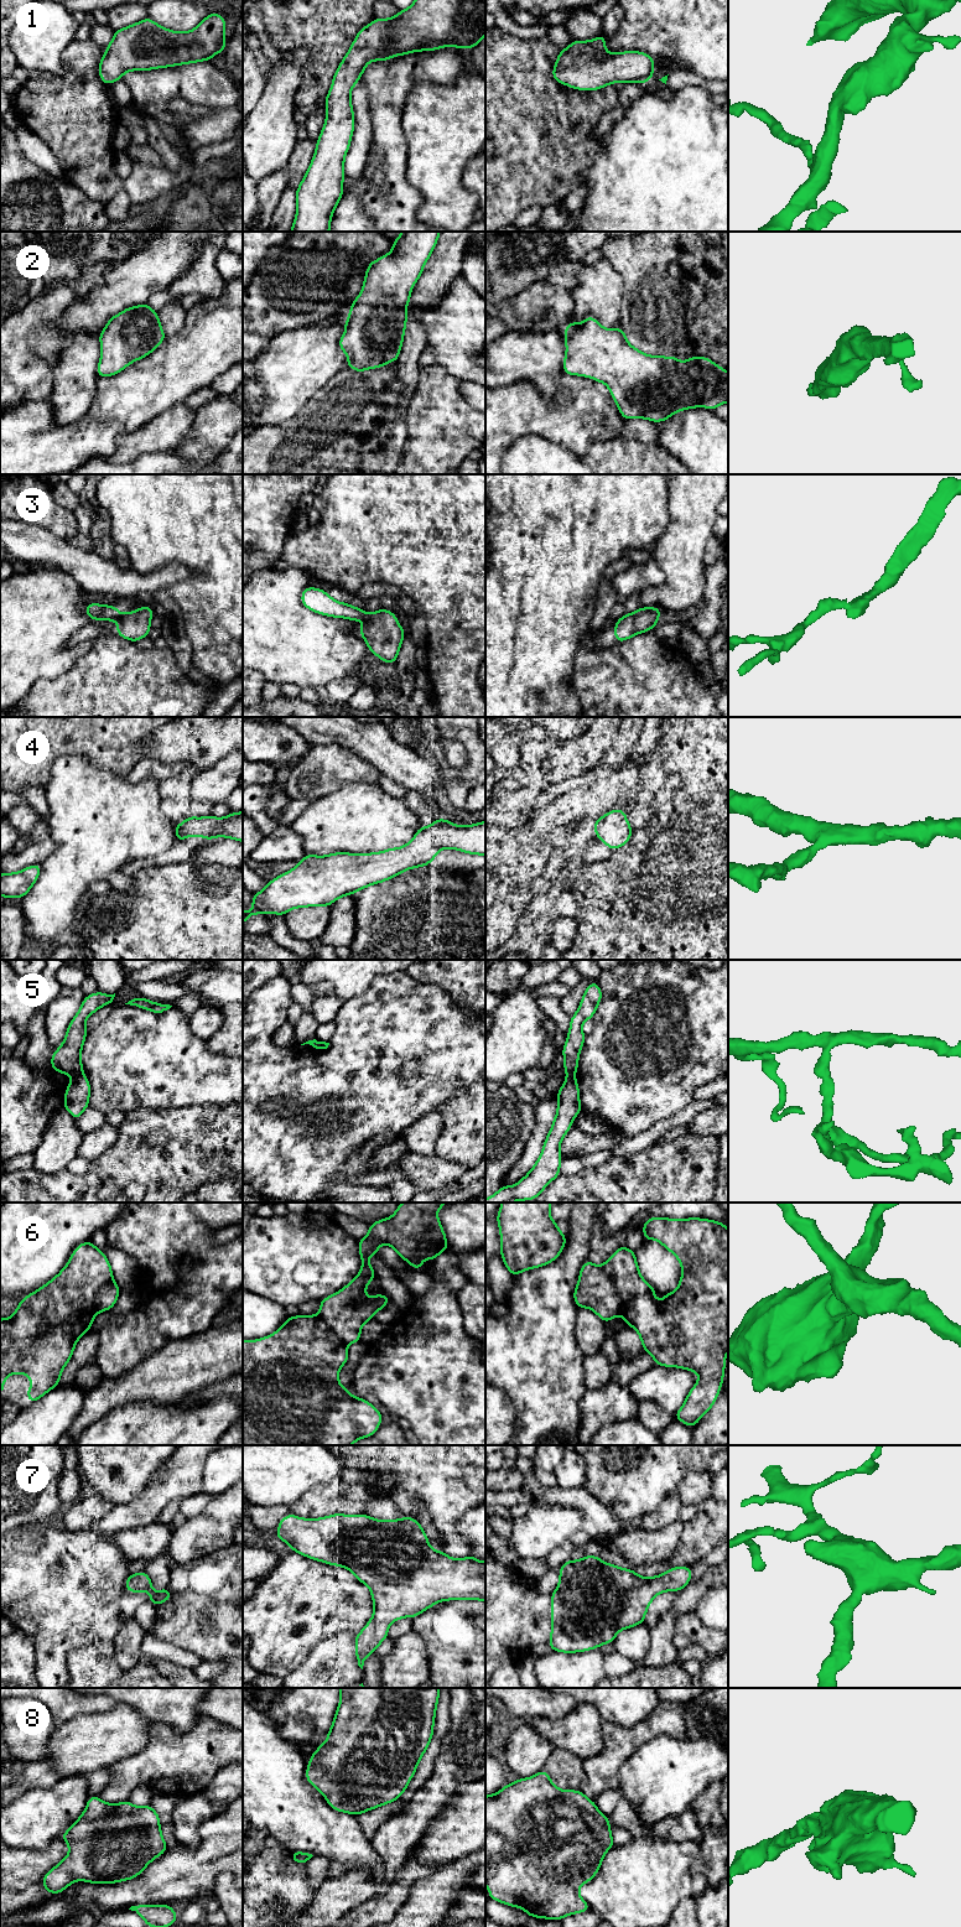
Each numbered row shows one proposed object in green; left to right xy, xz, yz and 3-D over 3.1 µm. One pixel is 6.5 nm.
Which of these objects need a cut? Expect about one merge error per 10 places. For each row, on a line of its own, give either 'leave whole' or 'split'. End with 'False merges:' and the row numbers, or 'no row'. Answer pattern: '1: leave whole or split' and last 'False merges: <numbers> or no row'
1: leave whole
2: leave whole
3: split
4: leave whole
5: split
6: split
7: leave whole
8: leave whole
False merges: 3, 5, 6

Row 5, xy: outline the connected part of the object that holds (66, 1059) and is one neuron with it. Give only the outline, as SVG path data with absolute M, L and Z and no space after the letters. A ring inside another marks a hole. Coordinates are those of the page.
M99 991L84 997L83 1003L71 1020L62 1045L53 1051L51 1066L59 1074L76 1076L83 1074L80 1061L82 1048L87 1037L85 1019L103 1006L113 1002L114 994L104 994Z

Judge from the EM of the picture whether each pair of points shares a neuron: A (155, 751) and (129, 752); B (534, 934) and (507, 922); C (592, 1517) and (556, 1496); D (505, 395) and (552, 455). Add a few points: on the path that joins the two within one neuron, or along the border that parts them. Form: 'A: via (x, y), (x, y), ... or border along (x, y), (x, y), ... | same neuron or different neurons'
A: border along (157, 730), (145, 747), (143, 756) | different neurons
B: border along (519, 920), (514, 930), (498, 946) | different neurons
C: via (585, 1507), (575, 1497), (566, 1497) | same neuron
D: border along (509, 446), (529, 435), (540, 435), (564, 446) | different neurons

